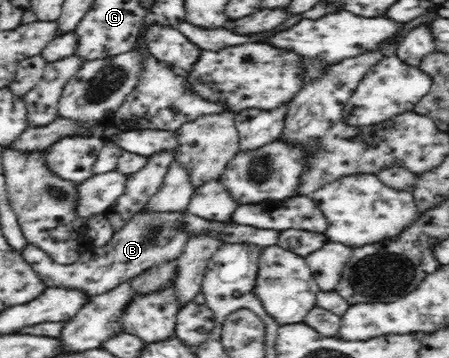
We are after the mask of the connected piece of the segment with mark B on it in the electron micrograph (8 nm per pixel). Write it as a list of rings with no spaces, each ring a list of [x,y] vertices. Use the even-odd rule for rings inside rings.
[[[143,209],[133,214],[121,230],[115,231],[105,246],[91,245],[73,264],[59,264],[51,260],[47,252],[30,242],[25,244],[22,256],[46,288],[74,288],[87,296],[100,295],[130,281],[147,269],[176,259],[191,236],[188,230],[182,228],[183,213],[184,211],[150,212]]]

